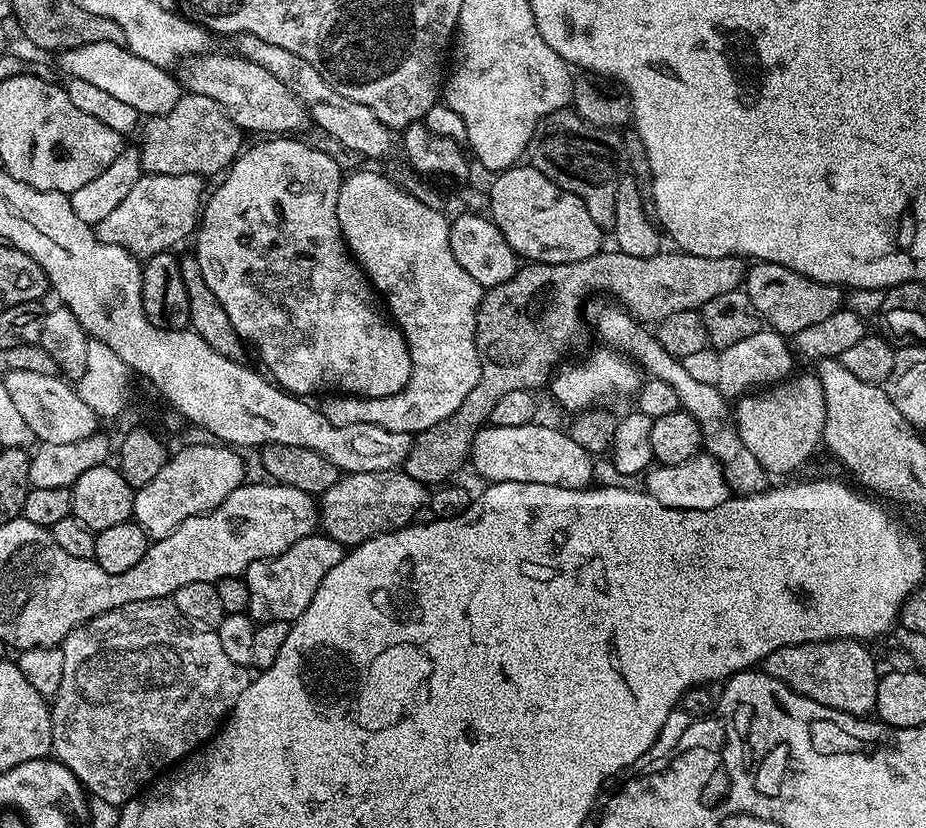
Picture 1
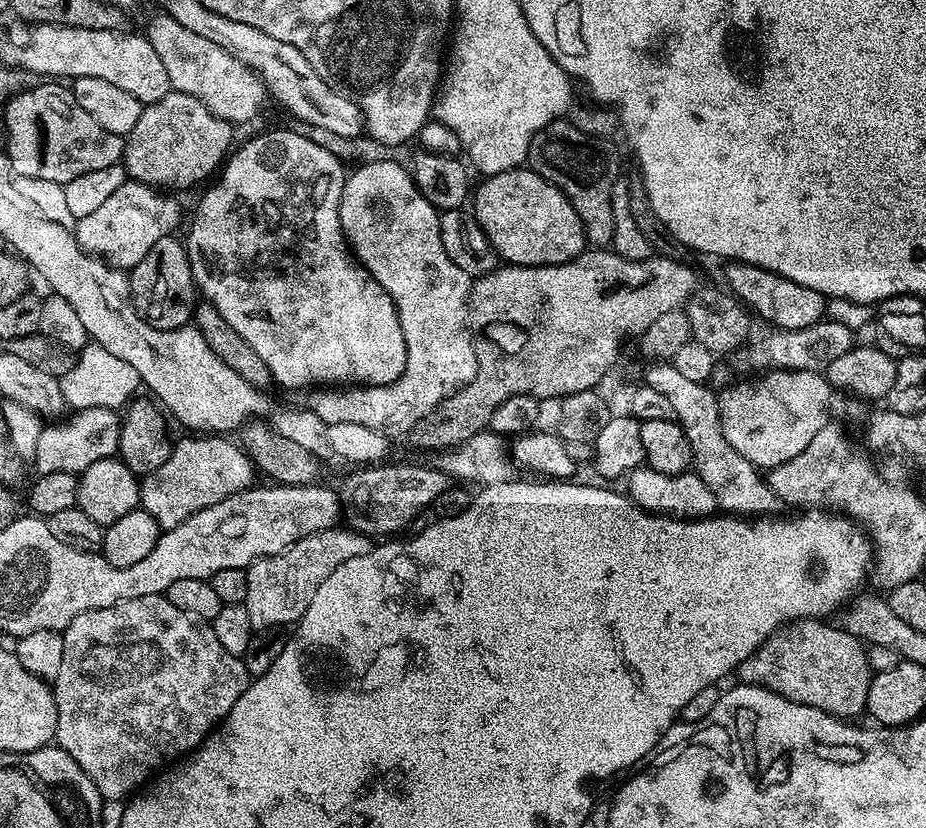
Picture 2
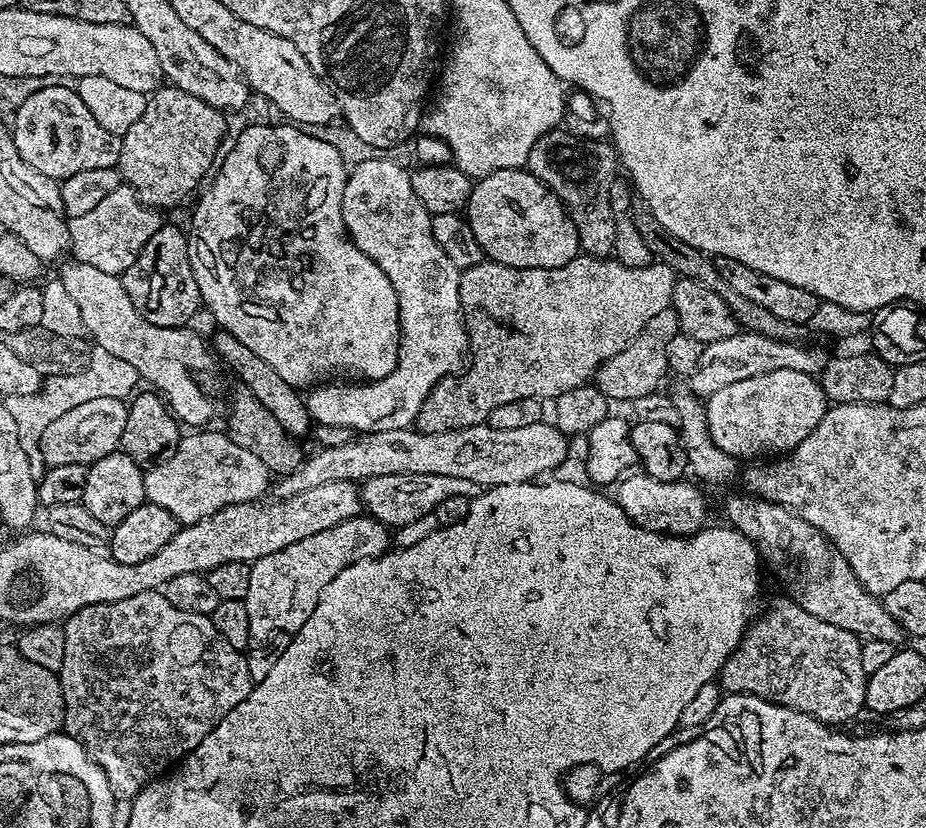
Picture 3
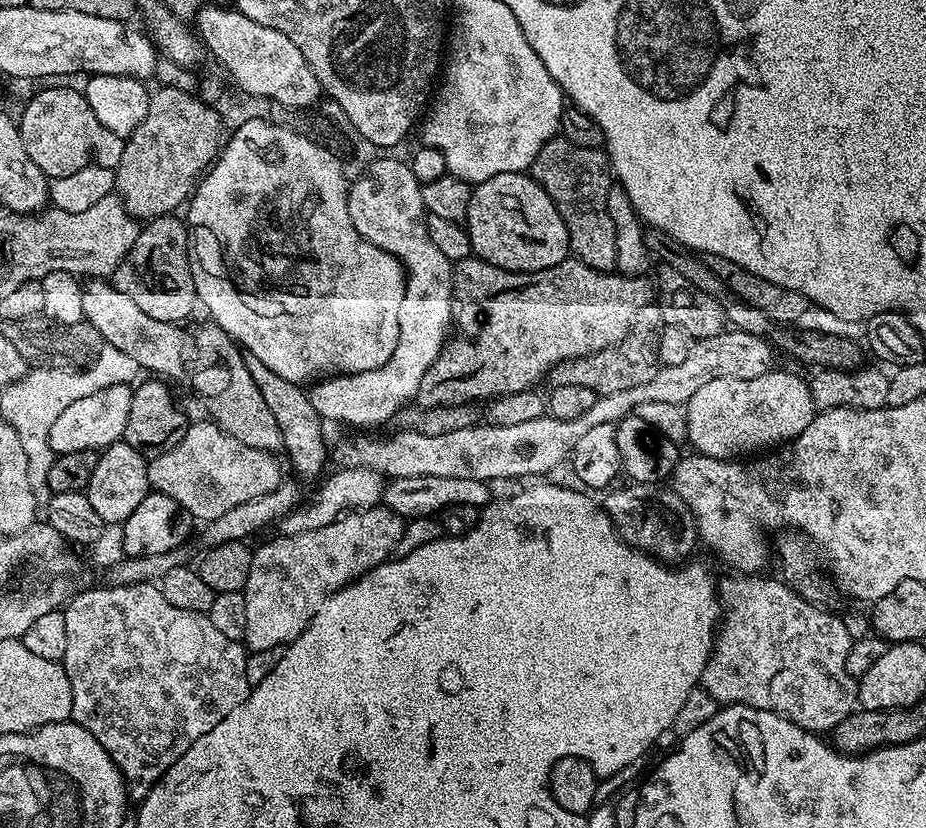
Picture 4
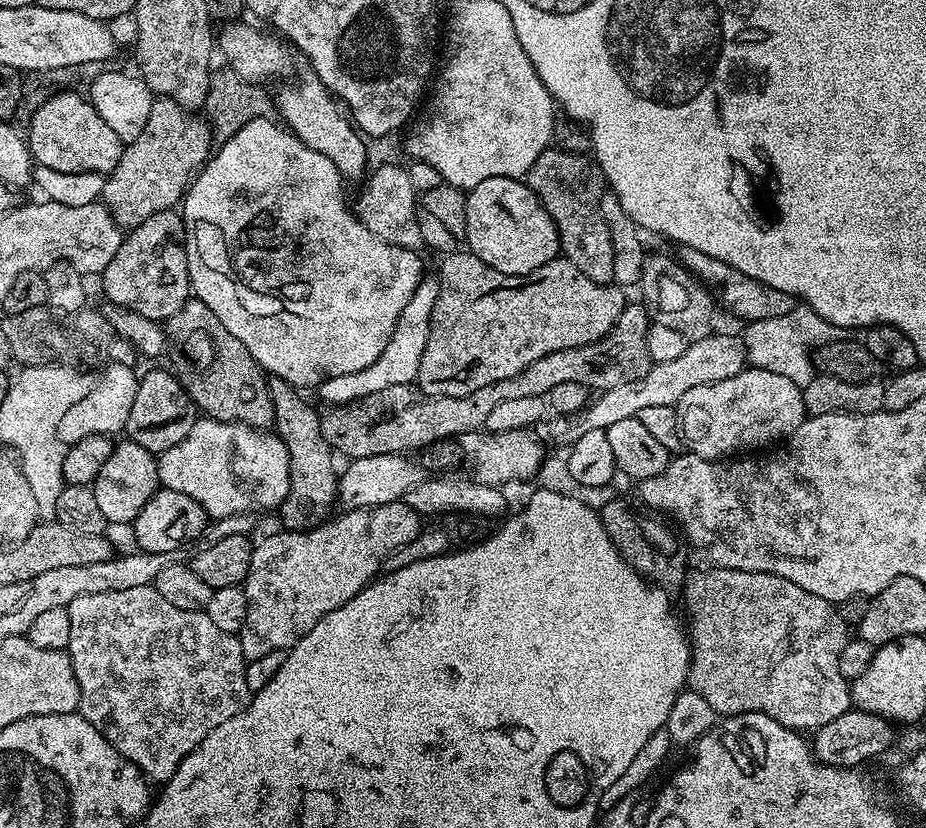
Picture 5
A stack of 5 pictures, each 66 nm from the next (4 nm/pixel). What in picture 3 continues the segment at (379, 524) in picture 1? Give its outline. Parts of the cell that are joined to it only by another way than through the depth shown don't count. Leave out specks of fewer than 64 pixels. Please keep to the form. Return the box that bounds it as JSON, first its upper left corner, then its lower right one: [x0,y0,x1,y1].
[359,474,482,529]

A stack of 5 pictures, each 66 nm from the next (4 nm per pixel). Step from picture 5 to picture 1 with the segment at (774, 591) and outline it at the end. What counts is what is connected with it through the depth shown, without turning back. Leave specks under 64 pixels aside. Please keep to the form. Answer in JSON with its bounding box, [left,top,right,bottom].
[762,640,878,717]

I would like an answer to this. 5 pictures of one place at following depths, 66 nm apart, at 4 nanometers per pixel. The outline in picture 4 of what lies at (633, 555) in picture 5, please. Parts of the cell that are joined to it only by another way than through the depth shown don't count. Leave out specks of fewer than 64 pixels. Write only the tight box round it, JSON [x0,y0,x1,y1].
[602,482,698,566]

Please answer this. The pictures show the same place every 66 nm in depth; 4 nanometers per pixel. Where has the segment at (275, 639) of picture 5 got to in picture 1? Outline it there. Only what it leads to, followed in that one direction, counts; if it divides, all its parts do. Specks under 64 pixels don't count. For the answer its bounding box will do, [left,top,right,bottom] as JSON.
[243,534,345,622]

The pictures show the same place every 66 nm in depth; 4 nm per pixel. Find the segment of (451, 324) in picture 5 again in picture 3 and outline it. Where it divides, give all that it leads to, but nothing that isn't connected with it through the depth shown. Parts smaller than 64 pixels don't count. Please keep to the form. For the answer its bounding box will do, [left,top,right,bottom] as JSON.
[414,254,677,434]

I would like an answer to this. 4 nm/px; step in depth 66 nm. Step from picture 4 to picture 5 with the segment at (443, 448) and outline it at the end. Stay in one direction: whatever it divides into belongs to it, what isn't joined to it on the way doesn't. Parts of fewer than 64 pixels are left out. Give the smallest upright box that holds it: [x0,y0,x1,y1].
[556,334,745,442]

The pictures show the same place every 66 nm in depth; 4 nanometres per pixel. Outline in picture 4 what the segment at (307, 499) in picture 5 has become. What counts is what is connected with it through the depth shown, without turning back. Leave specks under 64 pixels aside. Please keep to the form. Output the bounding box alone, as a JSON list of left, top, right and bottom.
[245,355,326,476]

